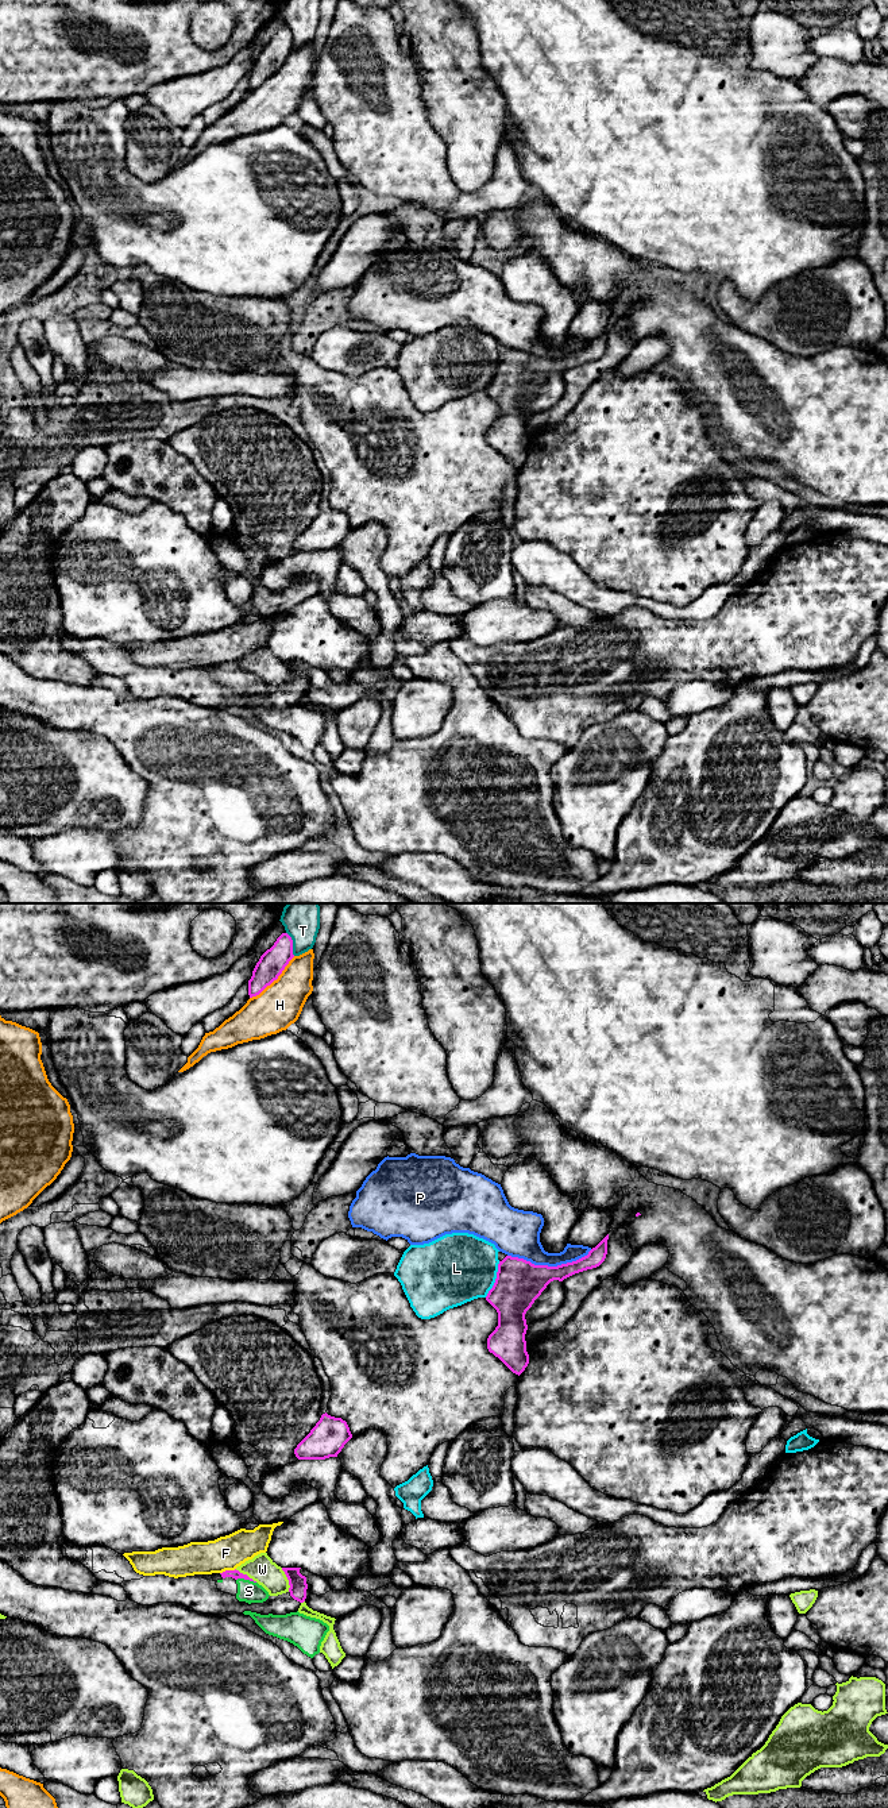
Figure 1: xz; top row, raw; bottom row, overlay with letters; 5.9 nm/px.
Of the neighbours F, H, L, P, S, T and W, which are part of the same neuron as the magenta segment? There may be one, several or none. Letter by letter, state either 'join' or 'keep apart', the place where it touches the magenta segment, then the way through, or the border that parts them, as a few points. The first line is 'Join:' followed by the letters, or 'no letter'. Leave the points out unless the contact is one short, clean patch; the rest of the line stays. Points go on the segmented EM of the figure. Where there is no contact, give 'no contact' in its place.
Join: S
F: keep apart; meets magenta in xz at (227, 1571)
H: keep apart; meets magenta in xz at (274, 979)
L: keep apart; meets magenta in xz at (495, 1279)
P: keep apart; meets magenta in xz at (549, 1267)
S: join; meets magenta in xz at (246, 1579); runs through xz (235, 1573), (246, 1579), (248, 1591)
T: keep apart; meets magenta in xz at (292, 944)
W: keep apart; meets magenta in xz at (288, 1579)

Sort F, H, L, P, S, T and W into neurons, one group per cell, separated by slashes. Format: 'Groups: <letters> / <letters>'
Groups: F / H / L / P / S / T / W

